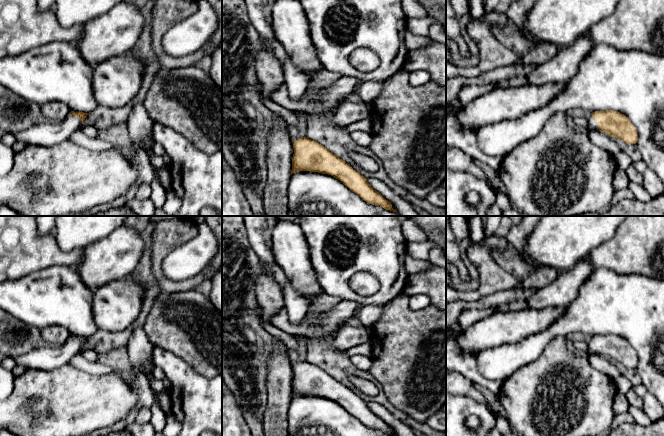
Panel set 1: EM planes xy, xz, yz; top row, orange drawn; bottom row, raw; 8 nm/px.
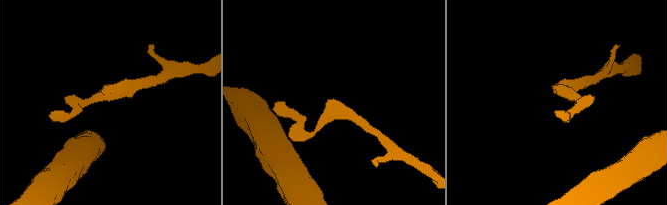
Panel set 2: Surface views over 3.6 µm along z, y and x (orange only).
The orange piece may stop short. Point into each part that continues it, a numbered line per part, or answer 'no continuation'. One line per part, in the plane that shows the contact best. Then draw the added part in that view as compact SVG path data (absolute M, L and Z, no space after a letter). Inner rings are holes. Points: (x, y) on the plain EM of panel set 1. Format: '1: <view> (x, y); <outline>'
1: xy (46, 358); M74 338L67 340L59 347L36 348L19 357L14 357L16 364L28 369L55 370L69 362L76 354L80 353L82 345Z

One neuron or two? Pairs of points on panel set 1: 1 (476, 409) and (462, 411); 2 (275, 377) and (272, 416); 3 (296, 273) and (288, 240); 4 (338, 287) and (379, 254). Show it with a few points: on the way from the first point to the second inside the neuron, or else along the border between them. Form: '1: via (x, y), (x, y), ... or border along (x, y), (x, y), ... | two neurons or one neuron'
1: via (473, 409), (465, 409) | one neuron
2: via (275, 387), (275, 406) | one neuron
3: via (296, 265), (290, 248) | one neuron
4: via (345, 276), (368, 256) | one neuron

